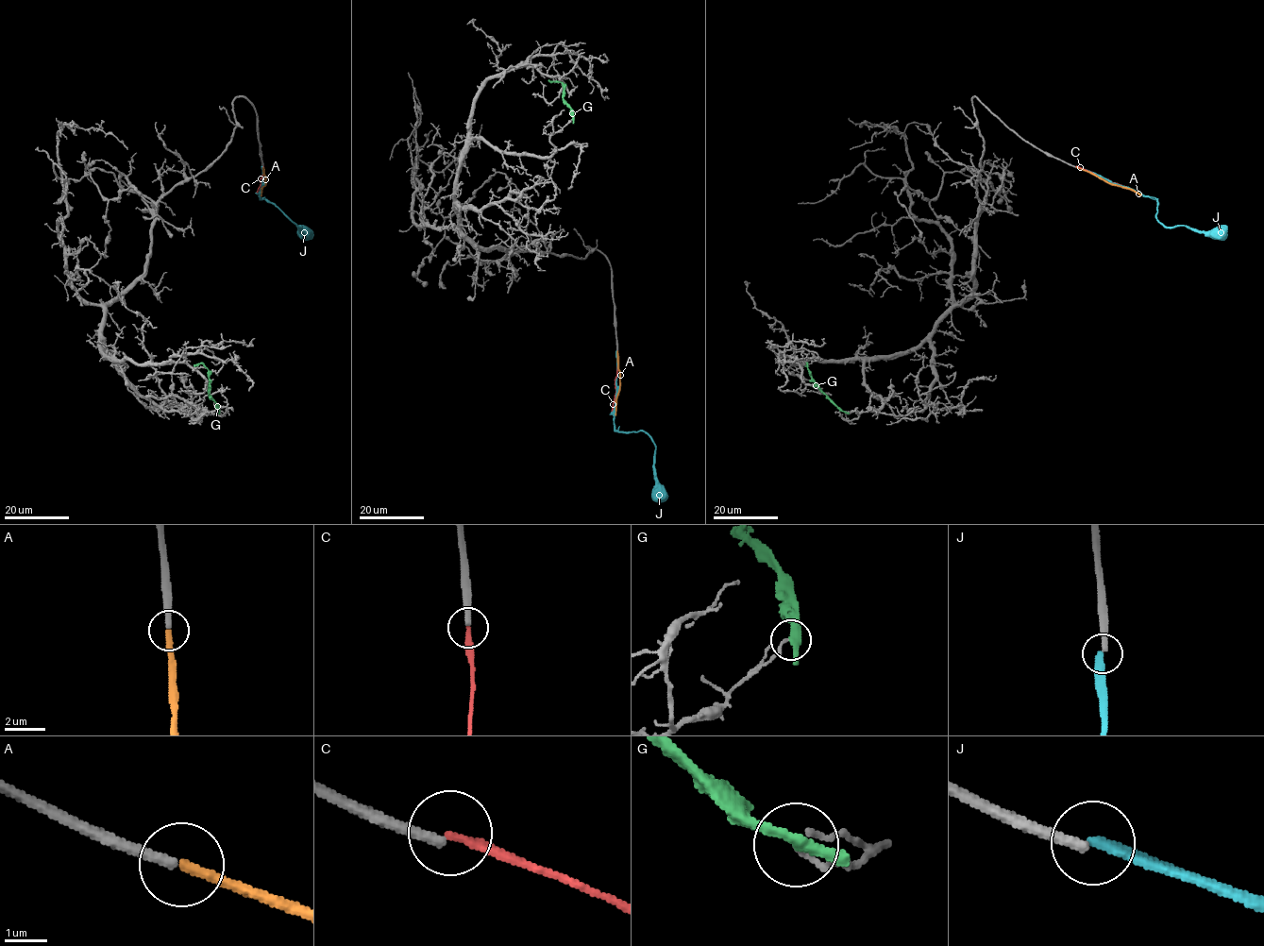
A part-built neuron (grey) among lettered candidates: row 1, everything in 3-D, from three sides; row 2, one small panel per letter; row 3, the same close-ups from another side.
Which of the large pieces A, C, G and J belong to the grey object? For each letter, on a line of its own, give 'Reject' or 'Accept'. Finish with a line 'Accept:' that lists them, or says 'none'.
A: Accept
C: Reject
G: Reject
J: Reject
Accept: A

